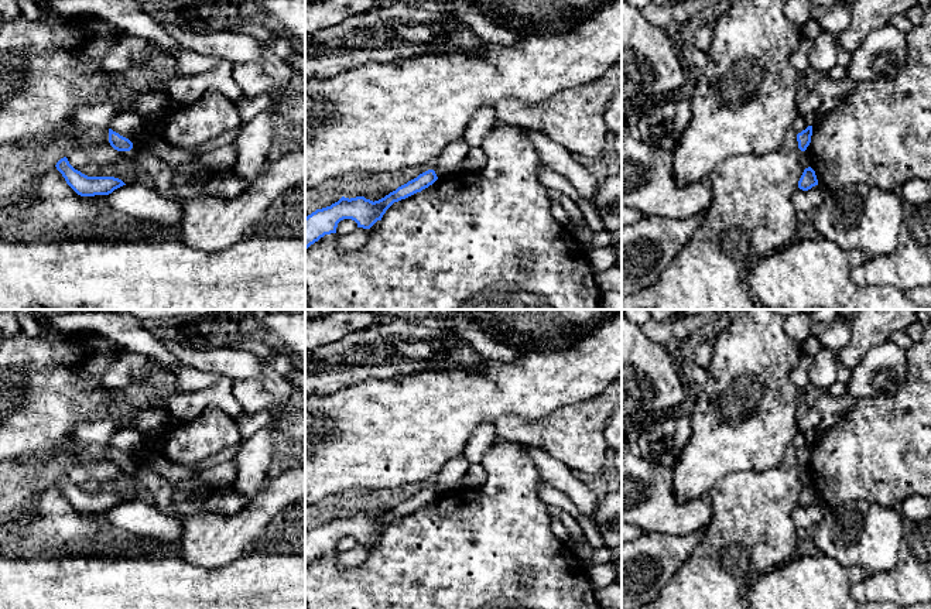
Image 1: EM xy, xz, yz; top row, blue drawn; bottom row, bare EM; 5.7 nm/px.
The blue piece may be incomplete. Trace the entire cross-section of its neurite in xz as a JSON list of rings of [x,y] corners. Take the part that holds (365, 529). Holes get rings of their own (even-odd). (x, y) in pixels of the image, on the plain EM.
[[[428,486],[379,517],[342,513],[331,523],[316,526],[305,534],[305,567],[325,551],[336,550],[338,540],[343,536],[355,537],[357,544],[370,545],[394,519],[421,509],[437,496],[435,487]]]

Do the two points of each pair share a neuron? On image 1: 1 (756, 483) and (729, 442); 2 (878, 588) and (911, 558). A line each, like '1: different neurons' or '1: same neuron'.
1: different neurons
2: same neuron

